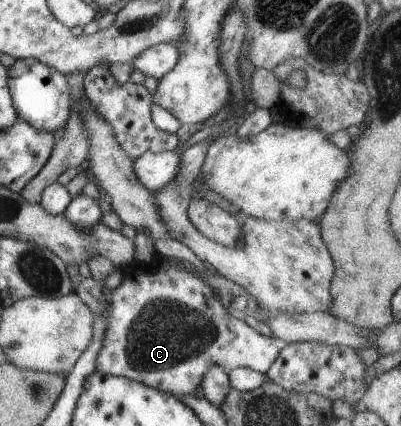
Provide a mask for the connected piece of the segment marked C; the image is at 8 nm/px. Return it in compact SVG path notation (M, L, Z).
M158 258L141 265L129 264L118 269L122 280L114 289L102 286L106 300L106 328L95 356L97 373L127 378L155 388L176 398L198 393L199 383L207 367L219 366L228 374L233 368L251 368L265 375L279 350L286 344L255 331L250 325L227 313L213 288L179 260L169 263Z

